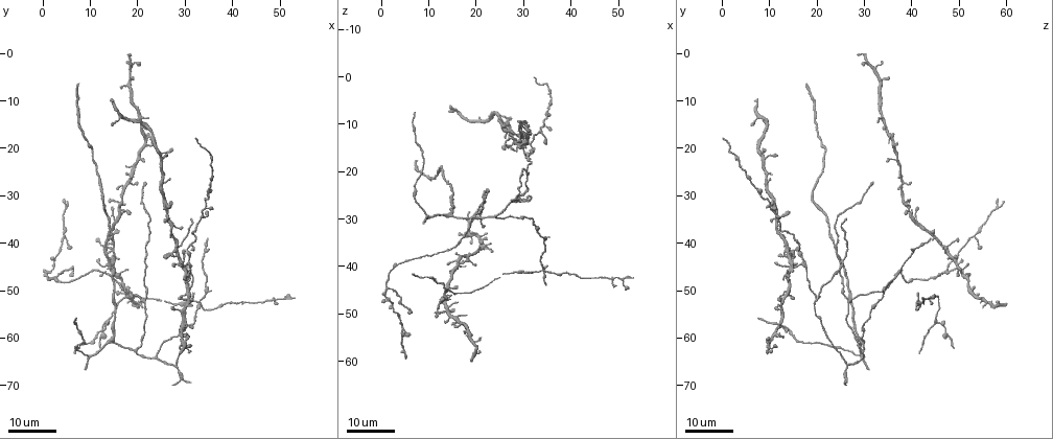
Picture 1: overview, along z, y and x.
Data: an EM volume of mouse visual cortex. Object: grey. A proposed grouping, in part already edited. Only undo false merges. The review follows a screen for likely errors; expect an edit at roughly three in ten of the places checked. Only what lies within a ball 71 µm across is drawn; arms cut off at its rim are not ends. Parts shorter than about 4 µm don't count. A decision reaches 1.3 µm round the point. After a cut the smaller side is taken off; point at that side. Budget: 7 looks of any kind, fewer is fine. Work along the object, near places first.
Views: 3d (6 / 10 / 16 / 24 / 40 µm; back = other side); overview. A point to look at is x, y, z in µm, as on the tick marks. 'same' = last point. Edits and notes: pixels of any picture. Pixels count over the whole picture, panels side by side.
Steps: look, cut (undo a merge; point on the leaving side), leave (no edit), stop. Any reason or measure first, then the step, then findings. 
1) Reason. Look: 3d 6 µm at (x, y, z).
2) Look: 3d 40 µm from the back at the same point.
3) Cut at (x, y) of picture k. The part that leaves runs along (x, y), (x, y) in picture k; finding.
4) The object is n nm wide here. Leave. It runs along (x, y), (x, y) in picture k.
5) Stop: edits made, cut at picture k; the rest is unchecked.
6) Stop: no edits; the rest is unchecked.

Look: 3d 24 µm at (13.0, 57.0, 45.0).

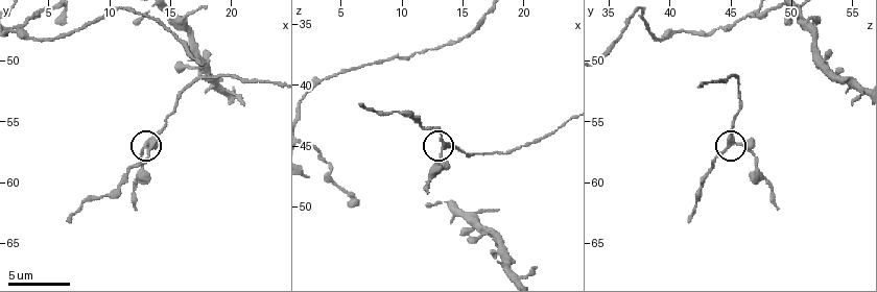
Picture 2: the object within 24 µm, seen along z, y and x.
Closer look. Look: 3d 10 µm at (13.6, 57.0, 45.0).

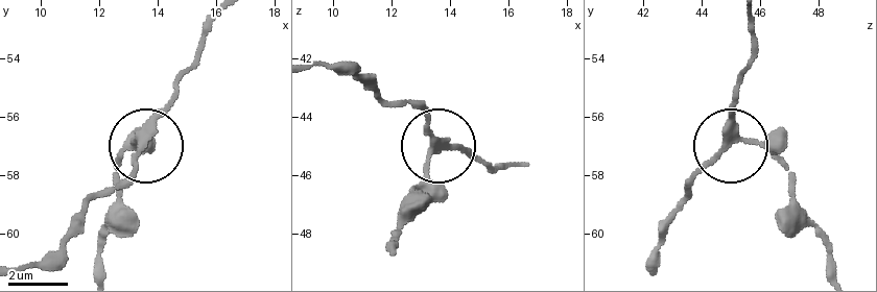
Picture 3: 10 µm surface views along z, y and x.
3 arms meet here. Leave. It runs along (219, 18), (149, 137), (117, 172) in picture 3; all the same neuron.

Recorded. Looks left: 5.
Branch point. Look: 3d 16 µm at (28.0, 66.0, 26.5).

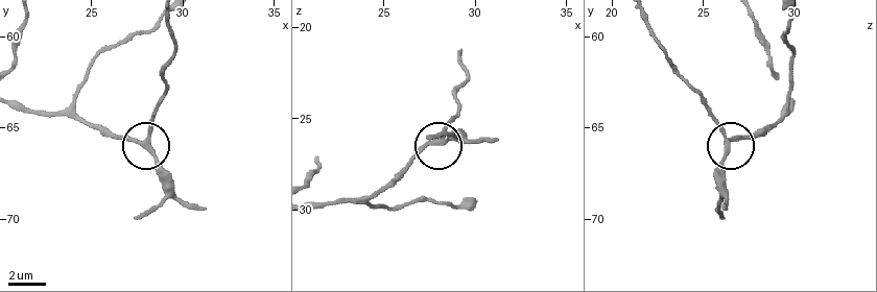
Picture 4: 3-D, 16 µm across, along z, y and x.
Look: 3d 10 µm at (28.0, 65.8, 26.2).

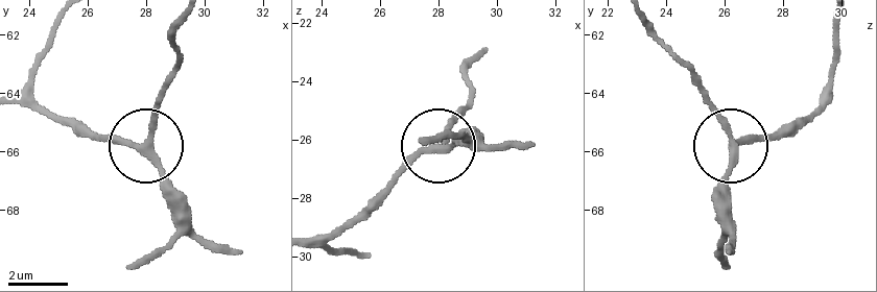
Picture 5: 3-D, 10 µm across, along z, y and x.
Leave. It runs along (23, 97), (136, 144), (185, 207) in picture 5; continuous, no second neuron.

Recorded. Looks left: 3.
Three-way junction. Look: 3d 24 µm at (30.5, 52.0, 20.0).

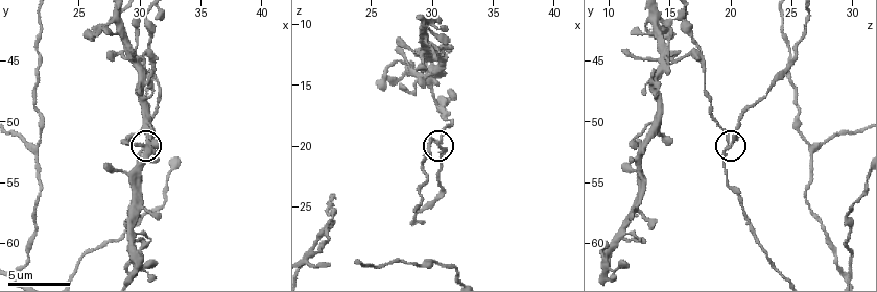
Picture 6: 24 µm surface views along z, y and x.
Zoom in. Look: 3d 6 µm at (30.8, 51.6, 19.8).

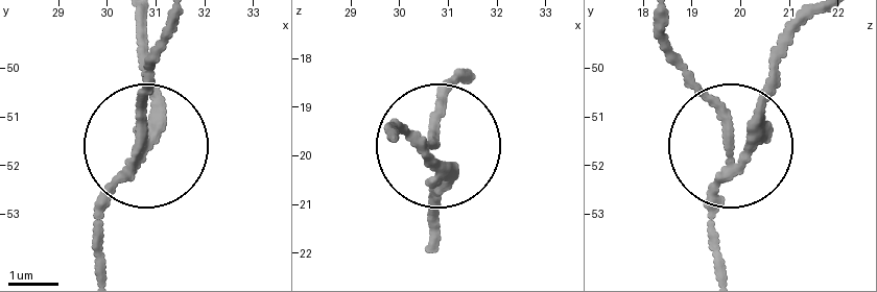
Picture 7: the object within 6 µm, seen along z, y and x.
Cut at (164, 111) of picture 7. The part that leaves runs along (129, 166), (155, 120), (142, 20) in picture 7; a second neuron is stuck on.

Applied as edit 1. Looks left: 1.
Stop: edits made, cut at picture 7; the rest is unchecked.

